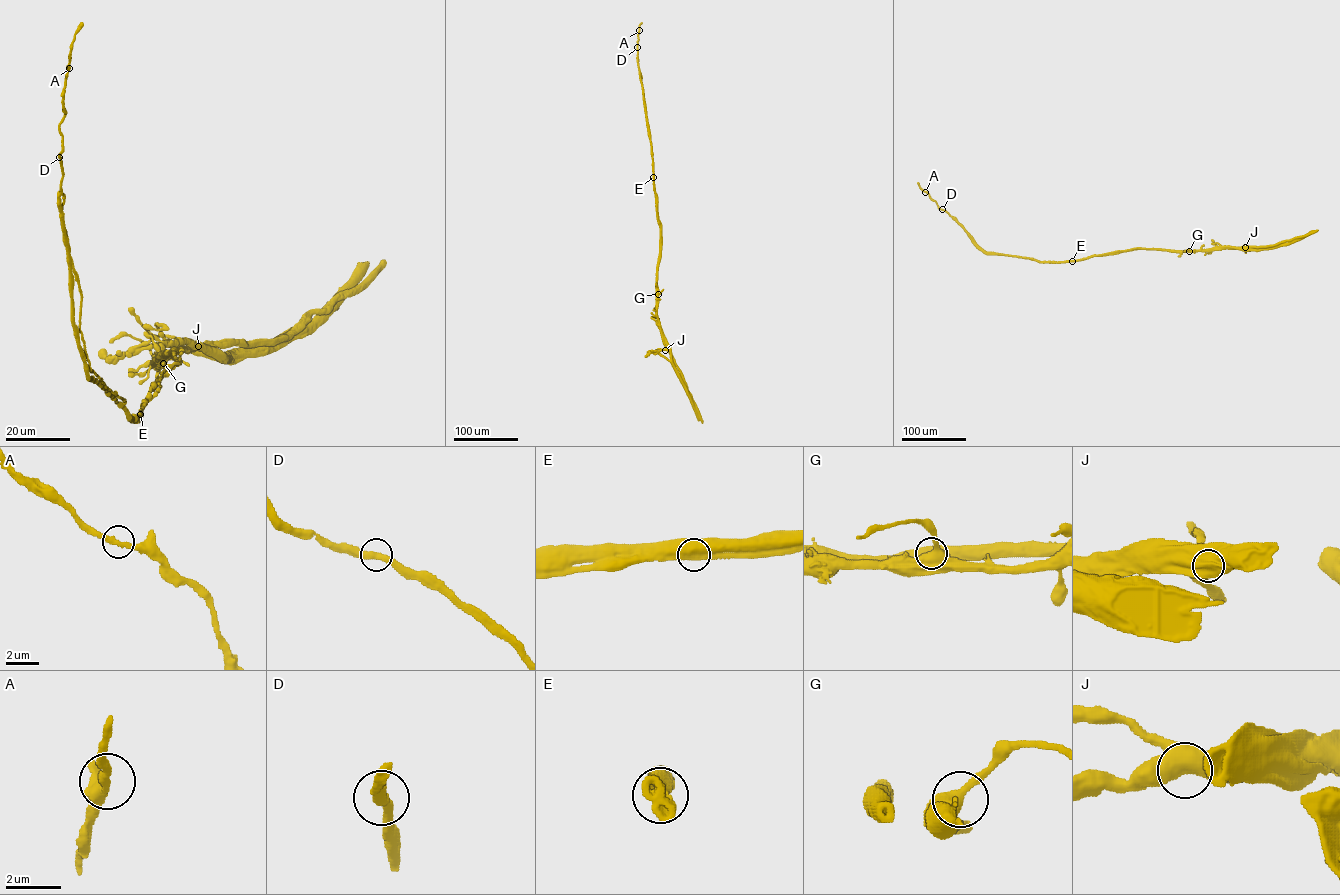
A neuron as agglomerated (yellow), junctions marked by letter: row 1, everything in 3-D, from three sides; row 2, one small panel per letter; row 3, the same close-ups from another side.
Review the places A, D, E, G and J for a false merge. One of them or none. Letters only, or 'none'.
E

